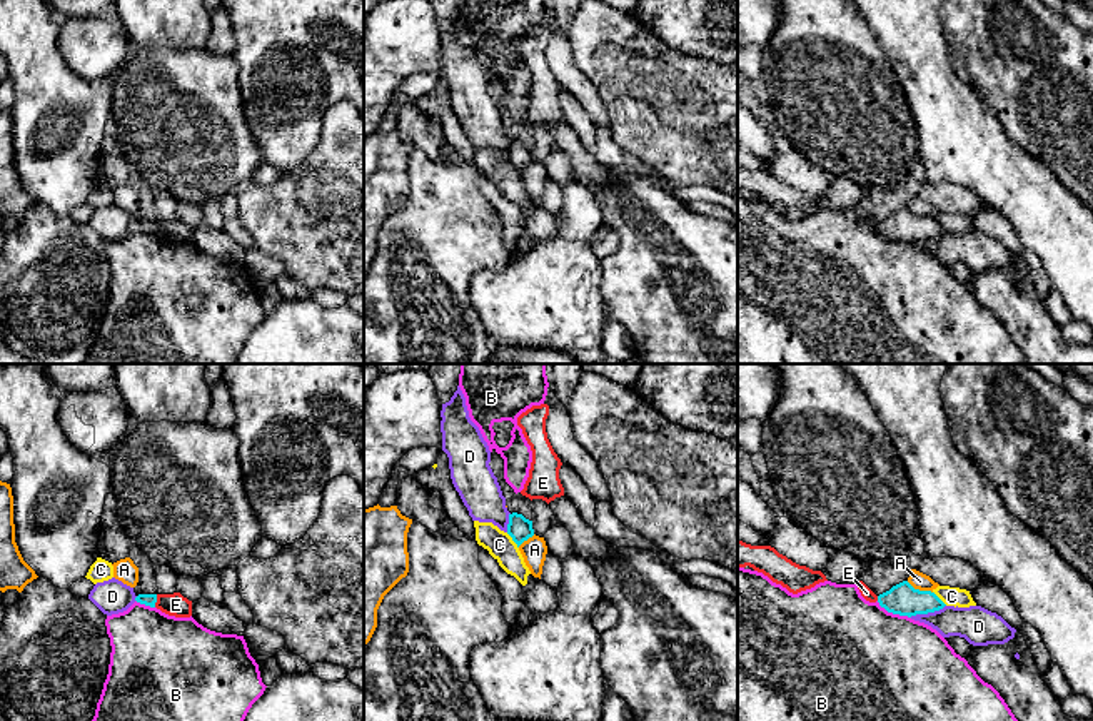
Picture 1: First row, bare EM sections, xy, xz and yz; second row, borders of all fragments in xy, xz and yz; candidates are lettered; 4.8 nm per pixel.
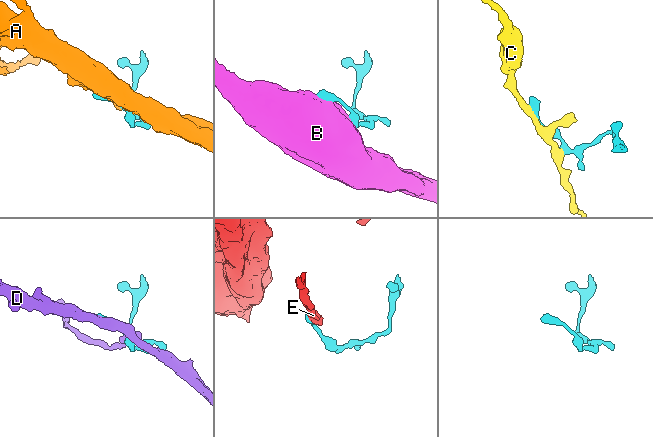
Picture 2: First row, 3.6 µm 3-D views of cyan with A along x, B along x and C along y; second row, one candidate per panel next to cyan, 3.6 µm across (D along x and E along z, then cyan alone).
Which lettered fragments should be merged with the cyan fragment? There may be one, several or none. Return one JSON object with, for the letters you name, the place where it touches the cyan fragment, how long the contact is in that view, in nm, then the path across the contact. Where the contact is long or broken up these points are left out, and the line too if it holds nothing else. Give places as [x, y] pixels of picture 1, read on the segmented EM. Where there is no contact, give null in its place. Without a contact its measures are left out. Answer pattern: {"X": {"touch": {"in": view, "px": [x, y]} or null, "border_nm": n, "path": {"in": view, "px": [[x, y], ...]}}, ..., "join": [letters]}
{"join": []}

